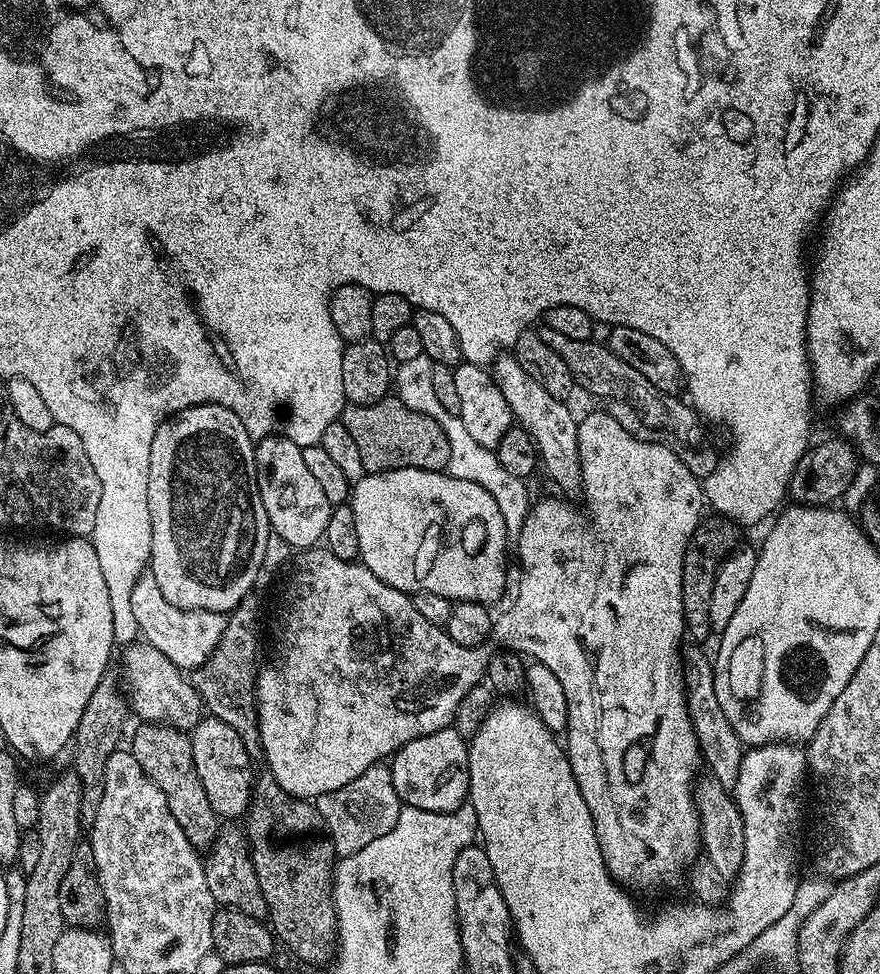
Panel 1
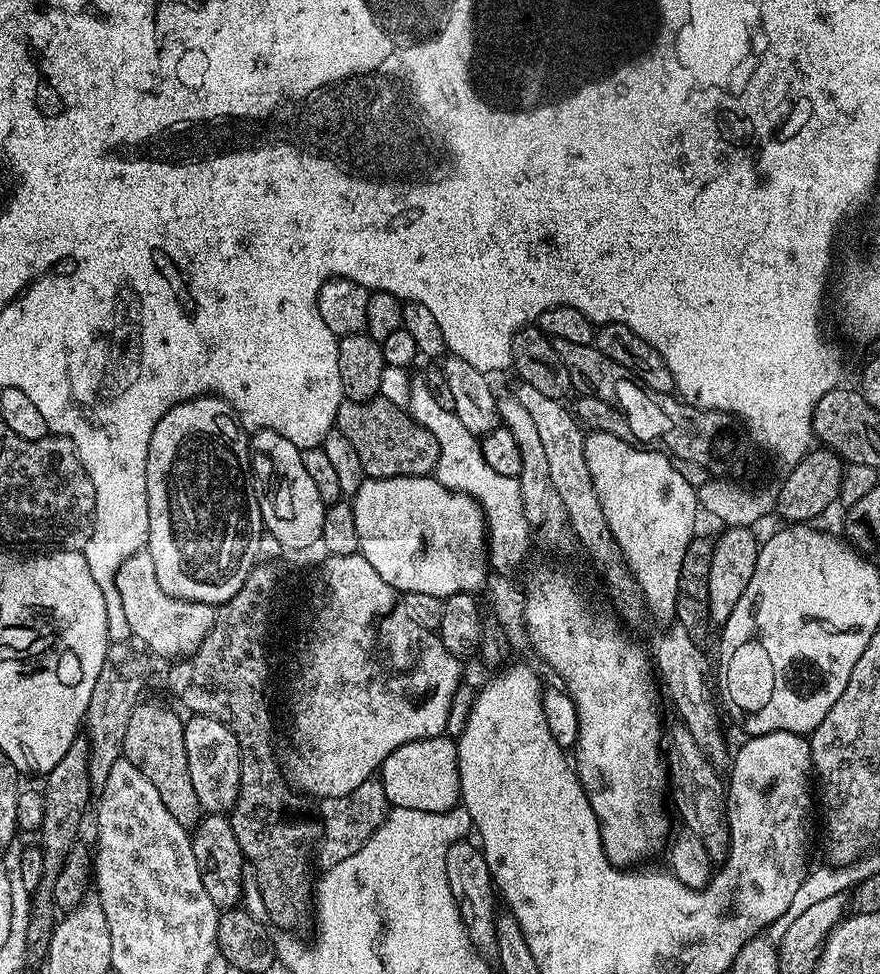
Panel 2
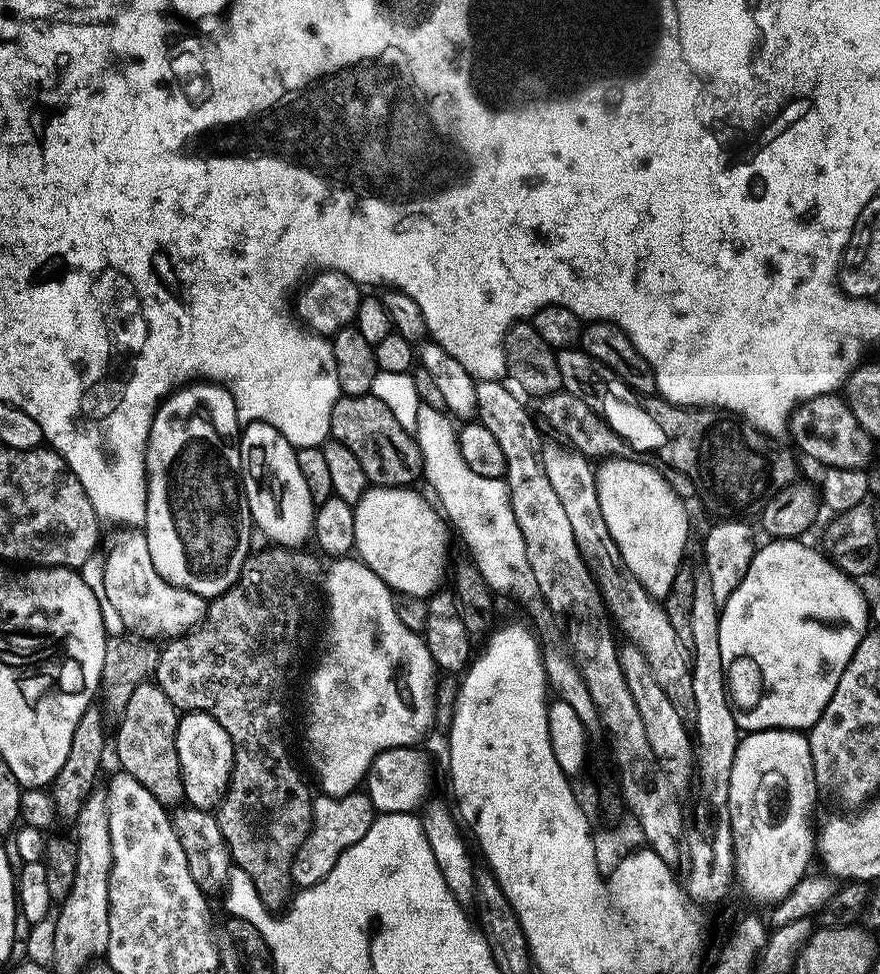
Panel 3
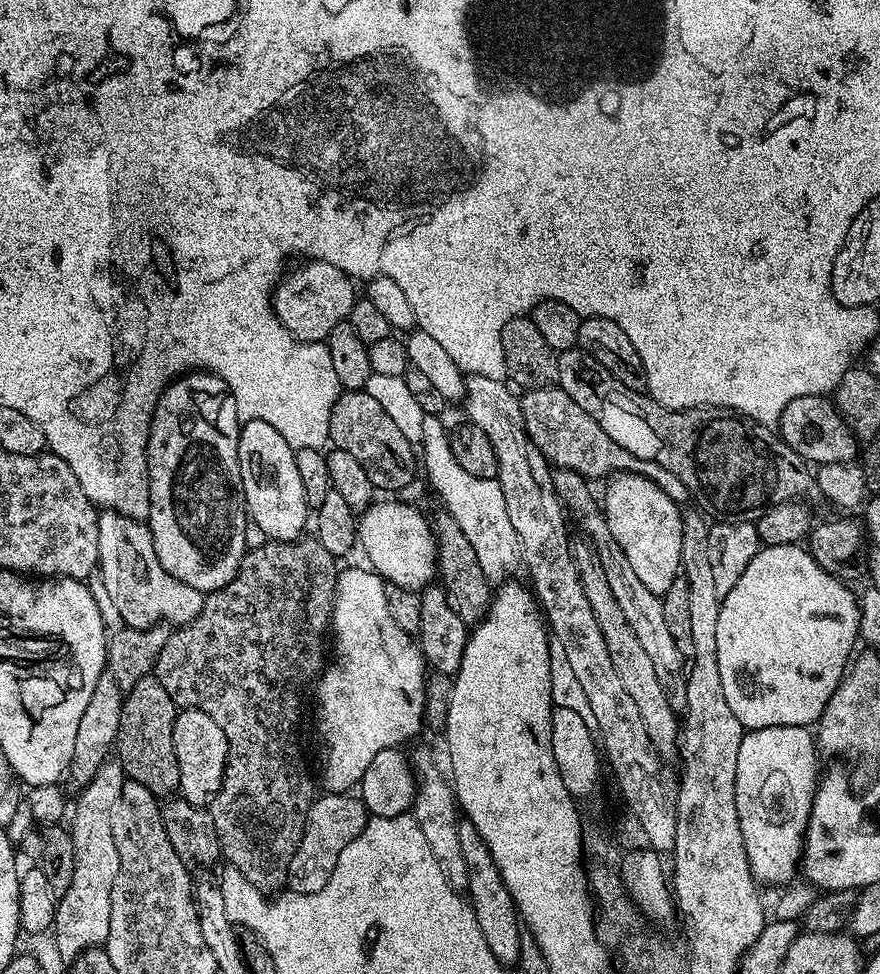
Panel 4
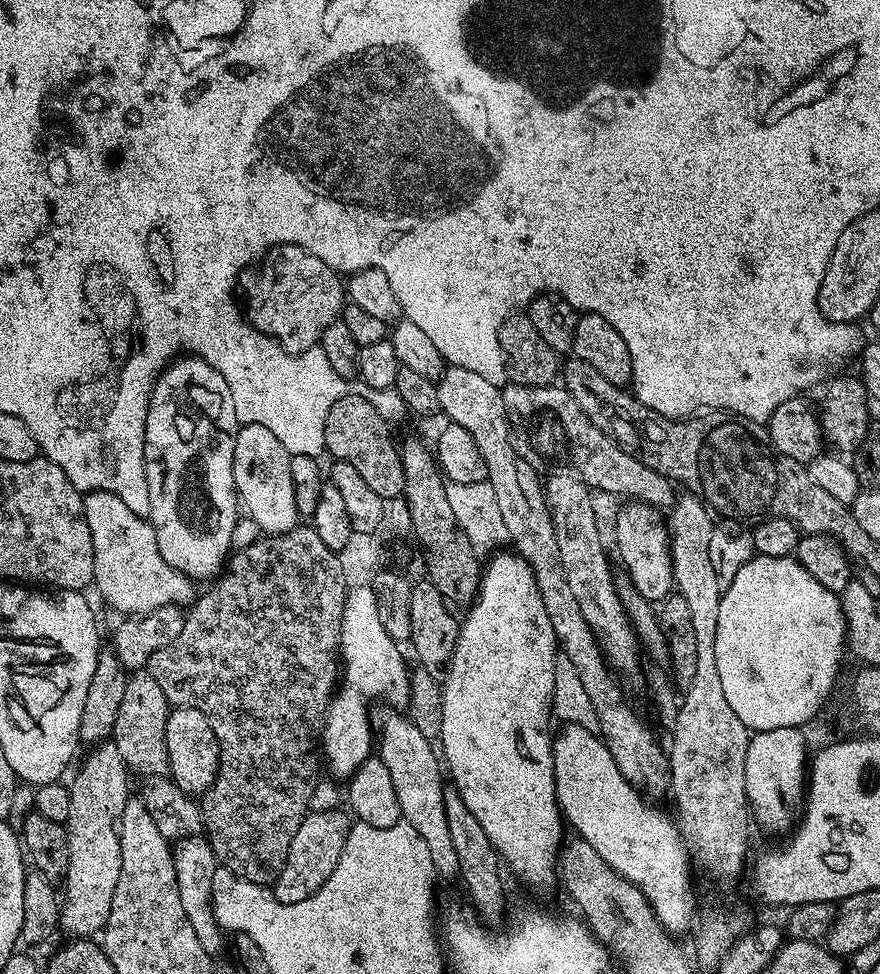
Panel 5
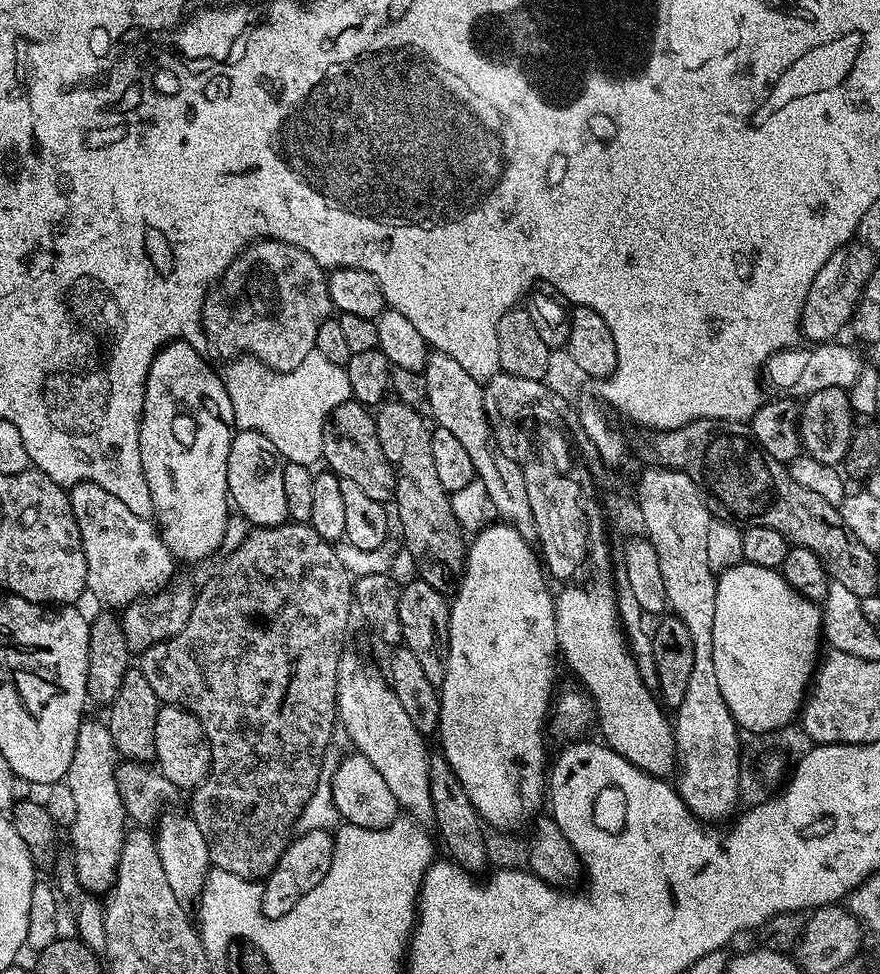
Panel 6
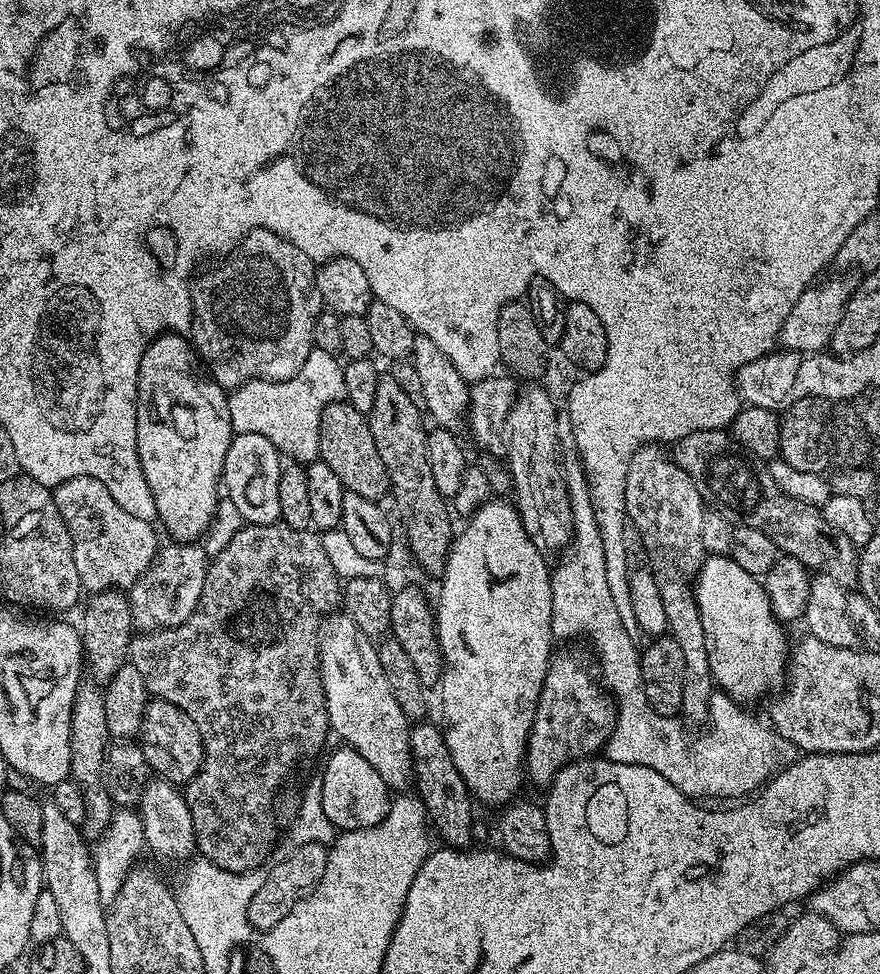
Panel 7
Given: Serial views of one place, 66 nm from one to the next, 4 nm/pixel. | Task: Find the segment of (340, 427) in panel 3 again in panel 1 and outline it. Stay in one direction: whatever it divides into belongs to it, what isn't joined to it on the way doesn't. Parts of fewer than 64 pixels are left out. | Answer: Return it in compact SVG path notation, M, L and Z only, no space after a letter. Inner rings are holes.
M385 398L373 404L348 404L340 421L350 430L362 457L365 473L389 472L395 468L417 468L431 472L447 469L451 448L442 426L426 414L408 409L400 399Z

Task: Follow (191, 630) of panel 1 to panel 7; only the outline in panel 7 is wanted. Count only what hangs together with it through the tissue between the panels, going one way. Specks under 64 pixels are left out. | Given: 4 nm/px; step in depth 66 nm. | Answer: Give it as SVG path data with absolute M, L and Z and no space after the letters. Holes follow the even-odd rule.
M75 476L66 482L57 484L54 495L60 517L68 527L68 533L72 539L72 557L74 564L78 566L78 578L81 585L89 593L131 588L135 580L152 565L152 559L156 557L158 551L156 532L148 525L149 521L143 516L135 516L122 510L122 506L118 506L118 502L114 502L110 490L106 490L106 486L102 482L98 482L98 478Z

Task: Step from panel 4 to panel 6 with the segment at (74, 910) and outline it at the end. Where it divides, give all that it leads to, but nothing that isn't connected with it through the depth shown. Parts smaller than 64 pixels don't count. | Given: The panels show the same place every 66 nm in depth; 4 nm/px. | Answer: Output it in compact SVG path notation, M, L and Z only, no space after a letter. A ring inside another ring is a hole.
M103 719L81 720L66 783L74 790L75 803L74 822L70 825L72 864L76 867L77 882L88 894L107 893L116 882L116 867L126 835L126 813L120 797L120 782L116 779L117 763L118 753L107 723Z

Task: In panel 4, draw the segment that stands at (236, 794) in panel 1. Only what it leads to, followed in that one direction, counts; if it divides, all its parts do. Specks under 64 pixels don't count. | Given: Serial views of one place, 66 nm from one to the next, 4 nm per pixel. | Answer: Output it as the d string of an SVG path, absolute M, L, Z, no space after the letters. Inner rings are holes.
M197 708L177 711L174 722L174 758L178 758L178 792L182 799L199 808L208 808L224 781L227 757L226 734L222 734L218 722L214 722L210 714Z

